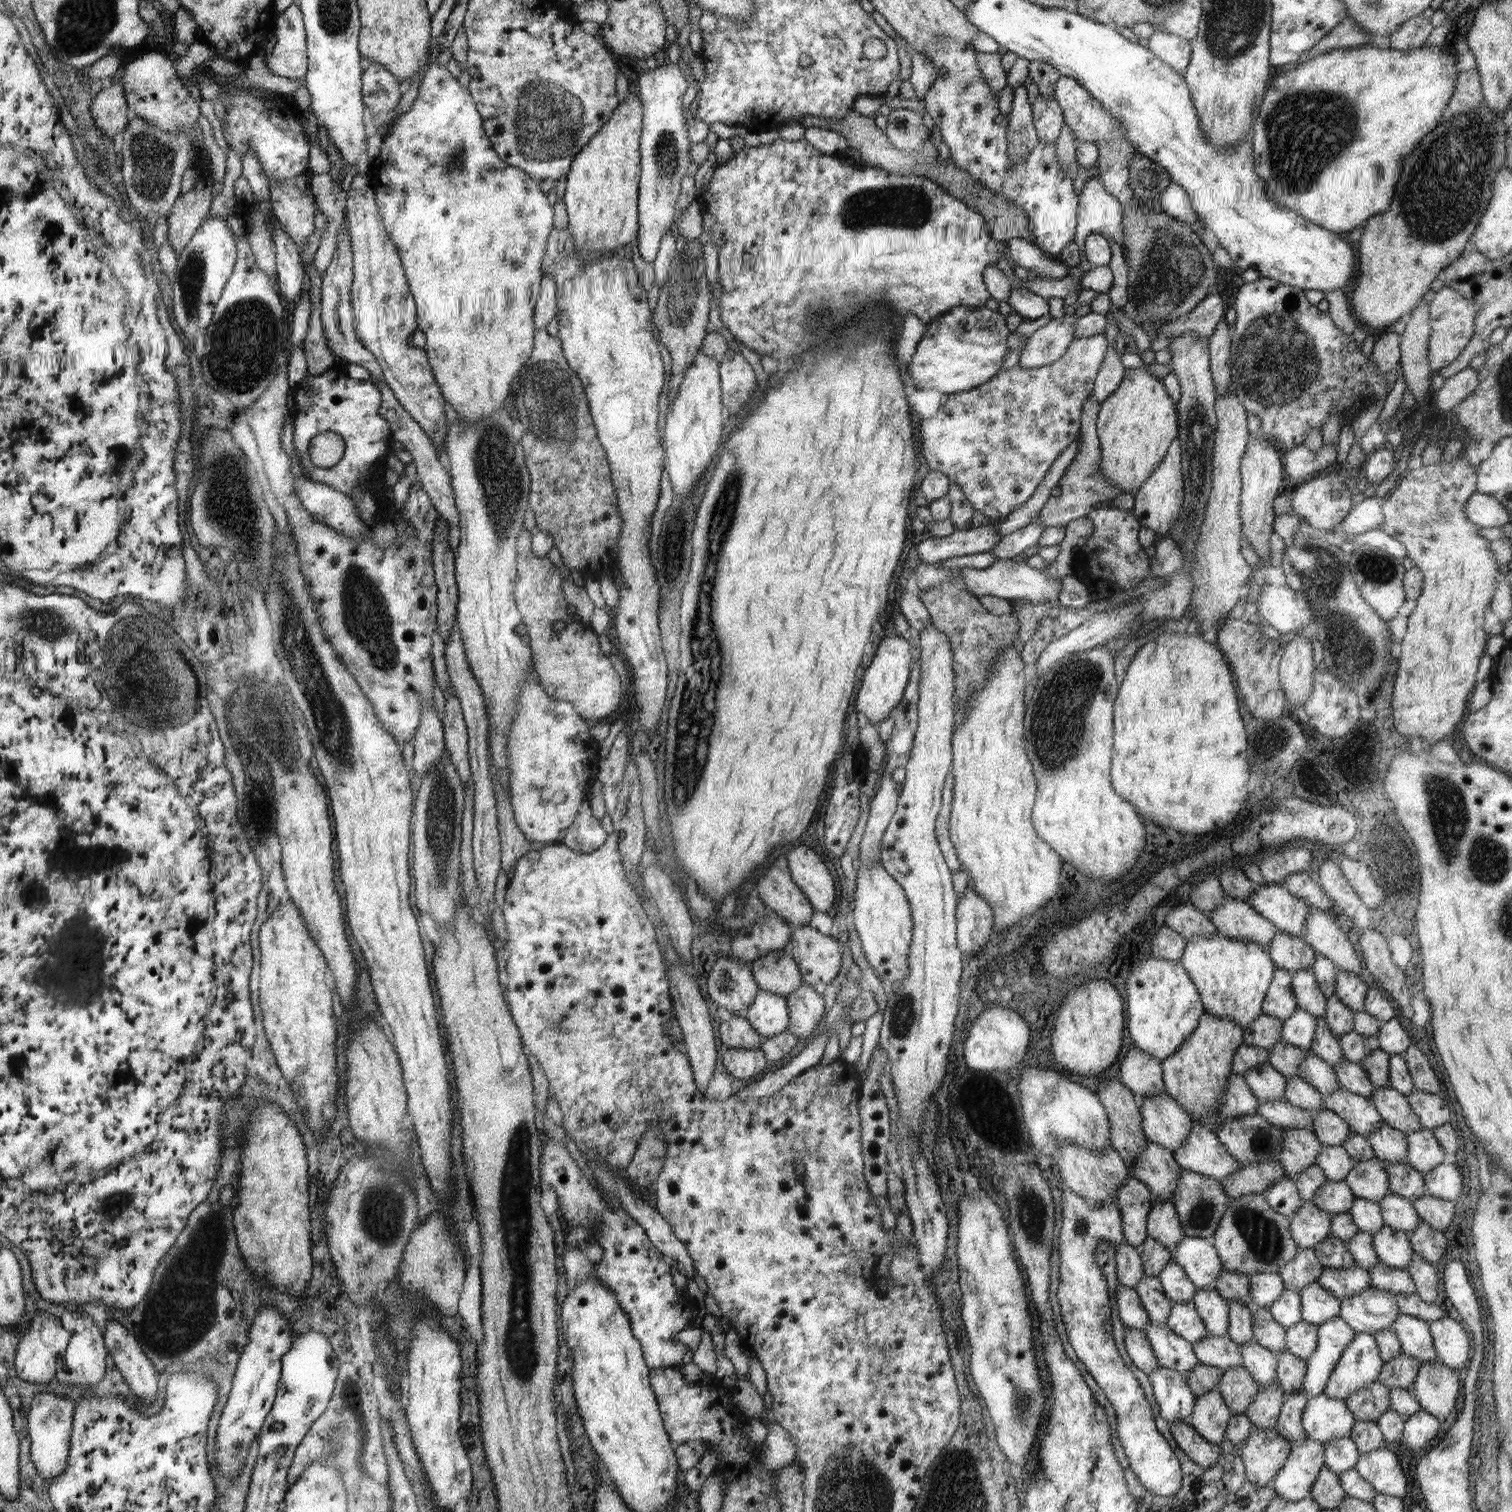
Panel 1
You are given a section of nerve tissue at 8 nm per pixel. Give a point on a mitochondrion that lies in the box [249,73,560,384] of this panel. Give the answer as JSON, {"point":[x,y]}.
{"point":[454,161]}

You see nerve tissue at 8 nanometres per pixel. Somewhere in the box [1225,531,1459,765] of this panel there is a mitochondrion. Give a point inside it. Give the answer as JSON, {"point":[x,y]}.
{"point":[1355,654]}

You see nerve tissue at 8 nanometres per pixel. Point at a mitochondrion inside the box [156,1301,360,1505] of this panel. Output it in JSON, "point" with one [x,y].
{"point":[238,1447]}

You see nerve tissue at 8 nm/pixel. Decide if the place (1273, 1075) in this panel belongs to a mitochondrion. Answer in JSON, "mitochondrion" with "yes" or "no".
{"mitochondrion":"no"}

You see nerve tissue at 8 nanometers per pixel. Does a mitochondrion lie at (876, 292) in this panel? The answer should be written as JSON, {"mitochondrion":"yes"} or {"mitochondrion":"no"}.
{"mitochondrion":"no"}

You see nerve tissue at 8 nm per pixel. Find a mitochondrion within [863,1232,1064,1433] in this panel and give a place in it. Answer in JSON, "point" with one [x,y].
{"point":[1039,1242]}

